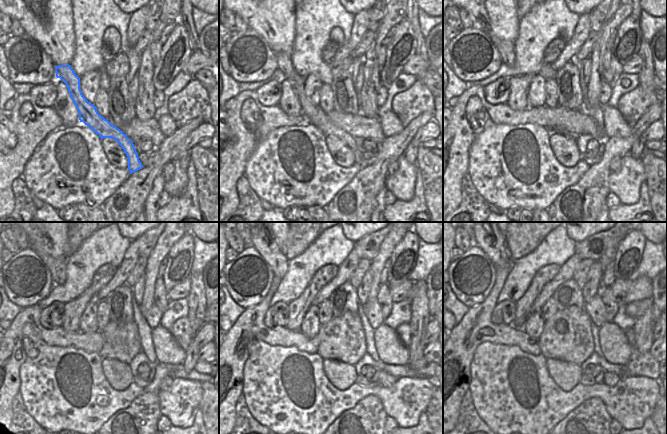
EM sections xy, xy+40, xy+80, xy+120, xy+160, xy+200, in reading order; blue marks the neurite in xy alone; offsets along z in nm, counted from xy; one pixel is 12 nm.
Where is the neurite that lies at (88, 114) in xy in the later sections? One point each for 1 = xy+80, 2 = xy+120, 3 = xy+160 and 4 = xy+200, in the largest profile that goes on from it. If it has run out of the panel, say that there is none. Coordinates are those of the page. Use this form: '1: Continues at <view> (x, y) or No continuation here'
1: Continues at xy+80 (506, 49)
2: Continues at xy+120 (57, 266)
3: Continues at xy+160 (266, 246)
4: Continues at xy+200 (495, 248)

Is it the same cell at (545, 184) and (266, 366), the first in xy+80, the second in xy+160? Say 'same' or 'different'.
same

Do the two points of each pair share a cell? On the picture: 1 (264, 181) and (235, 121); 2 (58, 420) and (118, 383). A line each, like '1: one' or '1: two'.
1: two
2: two

